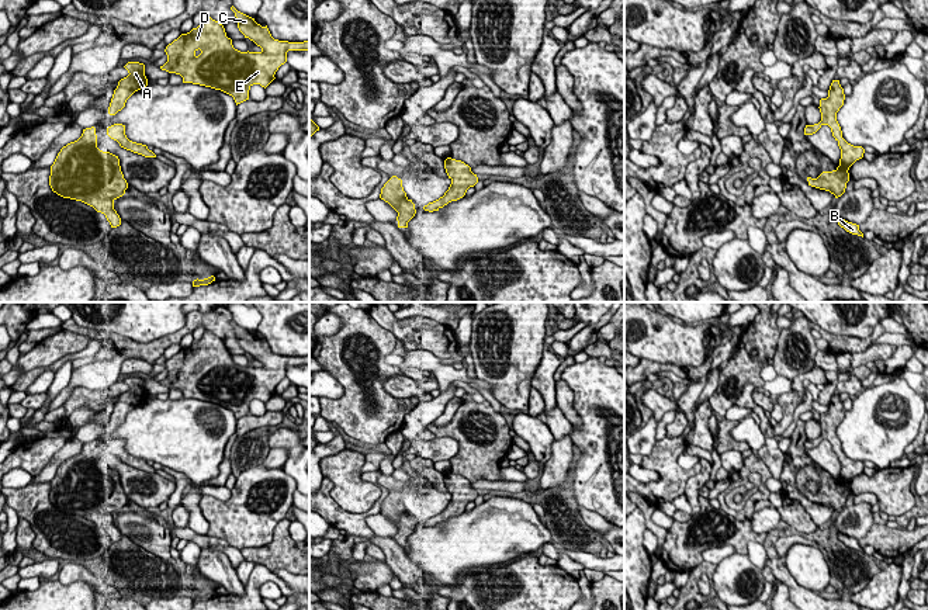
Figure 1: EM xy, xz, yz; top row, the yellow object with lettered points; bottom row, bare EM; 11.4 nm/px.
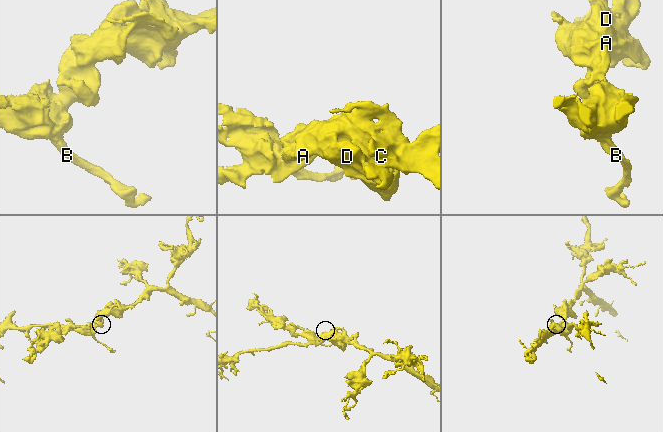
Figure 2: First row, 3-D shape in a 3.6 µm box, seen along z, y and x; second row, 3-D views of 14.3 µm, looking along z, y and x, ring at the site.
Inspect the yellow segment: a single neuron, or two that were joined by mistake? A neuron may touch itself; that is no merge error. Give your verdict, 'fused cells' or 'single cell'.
single cell

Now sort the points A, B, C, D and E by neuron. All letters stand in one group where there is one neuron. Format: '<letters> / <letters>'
A B C D E

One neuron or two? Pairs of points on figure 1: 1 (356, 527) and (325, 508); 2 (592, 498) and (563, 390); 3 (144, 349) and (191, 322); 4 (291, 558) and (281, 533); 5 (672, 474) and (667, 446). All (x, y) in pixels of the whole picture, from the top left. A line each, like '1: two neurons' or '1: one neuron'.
1: one neuron
2: two neurons
3: one neuron
4: one neuron
5: one neuron

